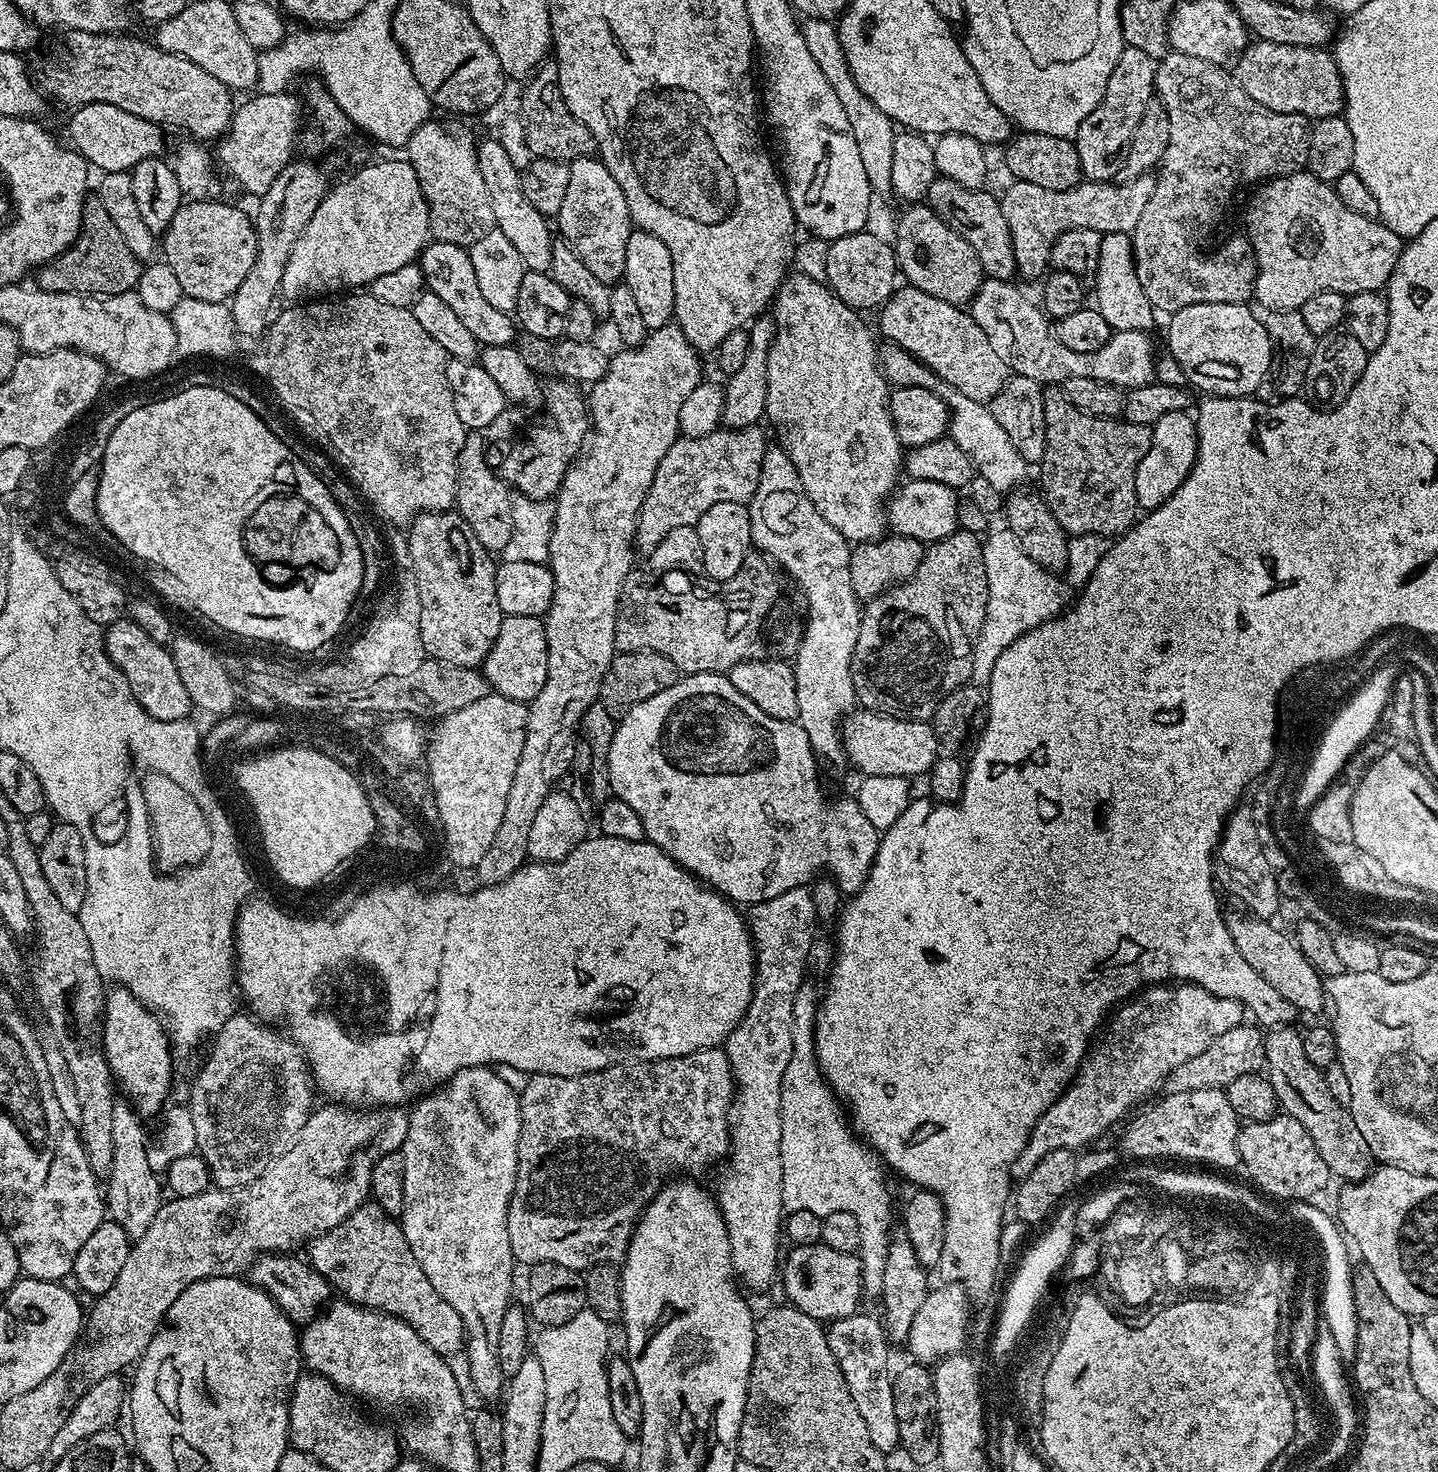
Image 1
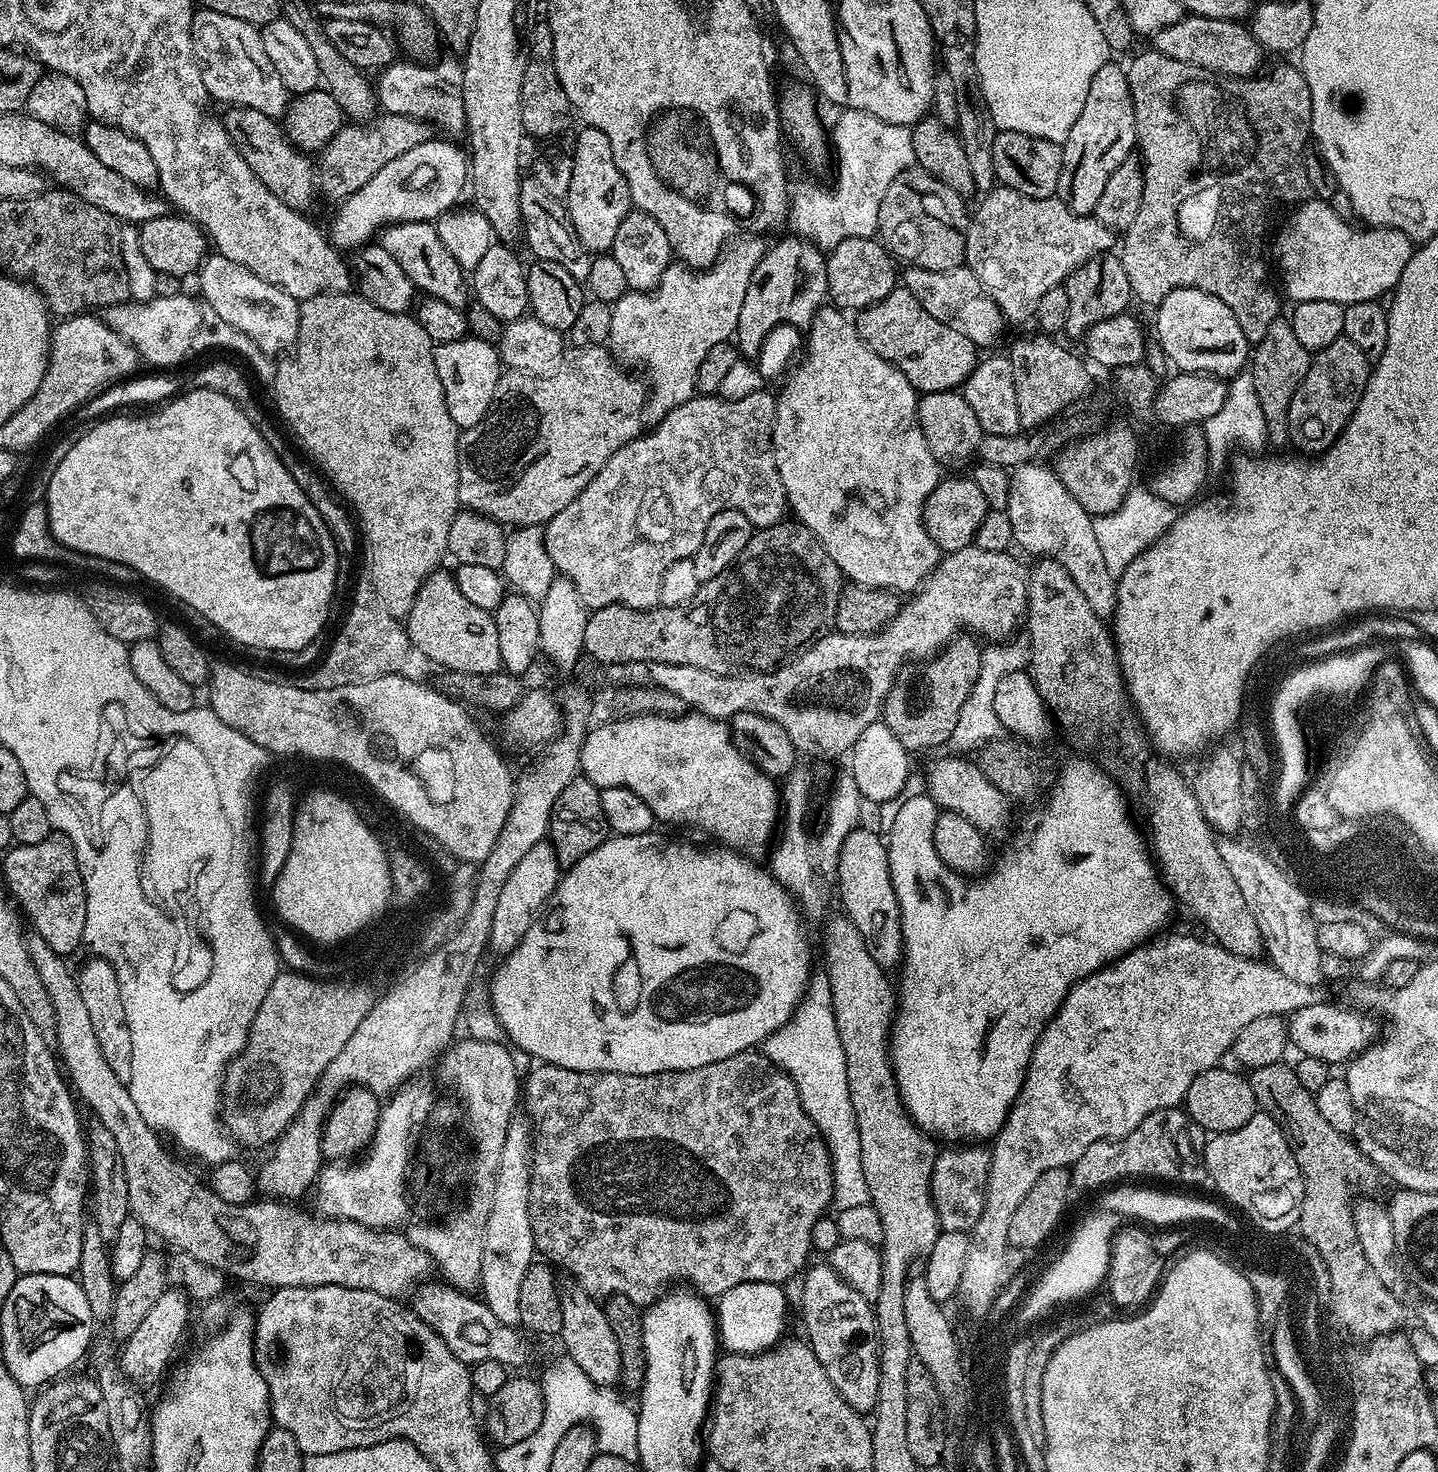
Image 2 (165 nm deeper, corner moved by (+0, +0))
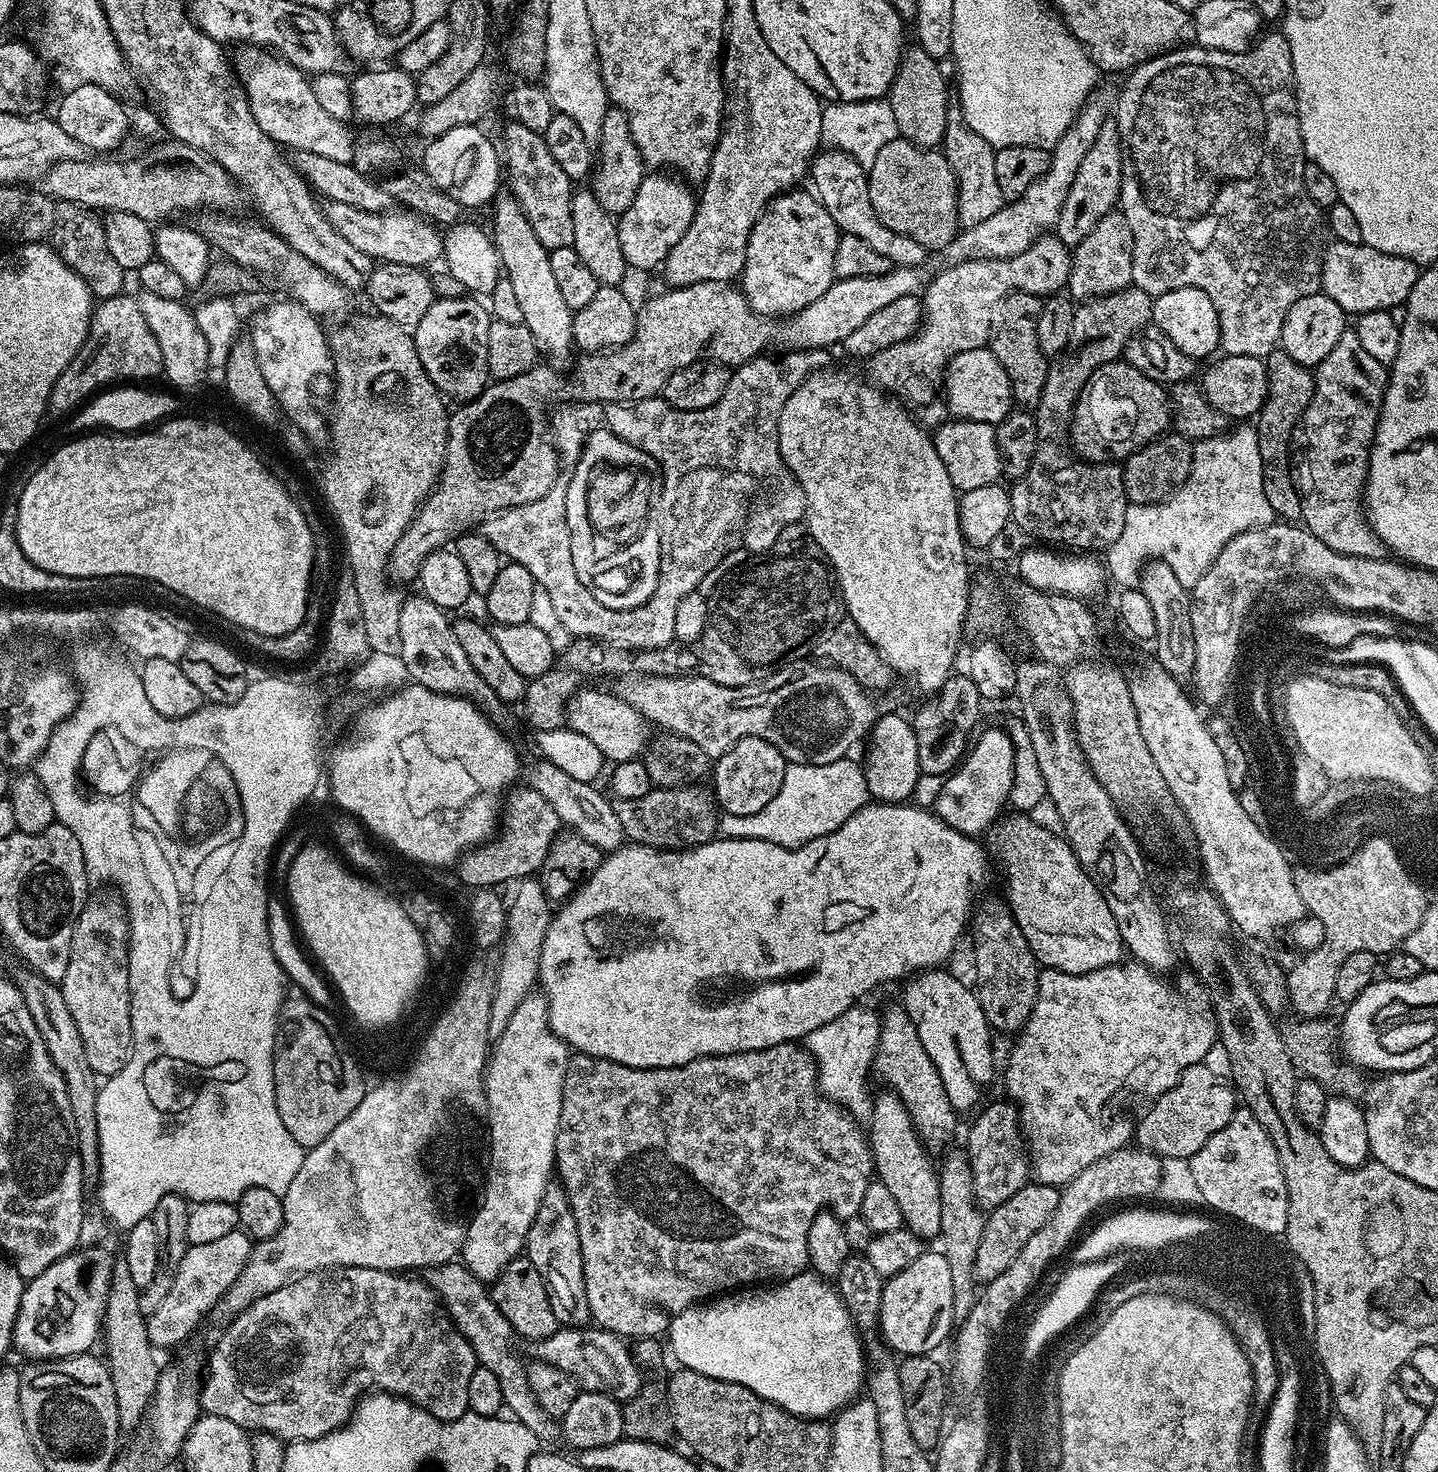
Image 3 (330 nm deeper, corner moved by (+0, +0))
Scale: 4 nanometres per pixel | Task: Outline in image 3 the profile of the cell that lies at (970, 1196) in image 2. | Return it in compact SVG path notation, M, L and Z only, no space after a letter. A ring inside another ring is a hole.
M1004 1098L988 1105L975 1118L968 1130L964 1149L971 1162L975 1198L983 1209L991 1210L998 1207L1029 1183L1029 1163L1021 1153L1019 1155L1014 1150L1014 1142L1018 1140L1018 1131L1019 1112L1013 1101Z

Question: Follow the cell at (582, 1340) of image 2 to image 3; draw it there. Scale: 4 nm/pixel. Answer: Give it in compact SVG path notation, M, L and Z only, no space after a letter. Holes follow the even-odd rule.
M549 1183L546 1194L538 1206L538 1214L534 1214L534 1222L530 1222L524 1252L534 1270L542 1274L542 1282L546 1282L550 1306L554 1310L557 1325L569 1328L587 1325L590 1313L586 1302L582 1250L578 1242L578 1222L574 1222L574 1212L570 1210L568 1195L559 1183Z

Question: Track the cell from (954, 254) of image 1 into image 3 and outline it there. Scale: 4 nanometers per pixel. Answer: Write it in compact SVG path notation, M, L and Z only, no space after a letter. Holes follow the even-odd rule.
M897 138L882 146L866 171L874 214L878 214L890 230L914 238L925 250L945 248L956 237L960 228L956 179L943 151L919 148L909 140Z

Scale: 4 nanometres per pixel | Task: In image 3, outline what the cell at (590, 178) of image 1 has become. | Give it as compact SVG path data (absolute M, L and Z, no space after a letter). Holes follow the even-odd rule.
M609 106L606 118L602 118L602 134L590 176L590 190L594 198L598 198L602 210L613 214L624 212L630 202L634 202L634 194L638 194L638 186L642 186L645 175L646 165L634 142L634 134L630 134L628 115L621 108Z

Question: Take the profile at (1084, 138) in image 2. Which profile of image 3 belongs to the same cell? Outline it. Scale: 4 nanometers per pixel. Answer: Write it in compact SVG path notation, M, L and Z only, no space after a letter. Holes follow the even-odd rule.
M1108 118L1098 130L1090 150L1086 150L1082 162L1078 162L1078 170L1074 174L1074 182L1070 182L1070 192L1066 194L1066 202L1062 202L1062 210L1054 225L1054 235L1069 246L1075 246L1102 222L1107 212L1117 207L1120 199L1120 183L1122 182L1122 154L1120 153L1120 135L1116 129L1115 119Z

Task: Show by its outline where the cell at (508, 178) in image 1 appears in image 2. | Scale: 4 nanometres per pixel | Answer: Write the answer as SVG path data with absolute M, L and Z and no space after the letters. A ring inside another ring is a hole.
M397 62L389 64L387 68L379 73L380 81L376 80L374 87L379 99L379 107L387 114L398 114L399 116L409 116L415 120L431 122L437 129L441 128L441 133L449 137L456 138L456 135L463 133L467 129L466 110L464 109L464 98L459 87L456 88L448 80L443 80L432 68L427 68L424 62L408 62L403 64Z

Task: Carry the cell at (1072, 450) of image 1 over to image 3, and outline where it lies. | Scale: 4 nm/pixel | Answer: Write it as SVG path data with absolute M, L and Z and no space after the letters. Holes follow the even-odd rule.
M1033 292L1010 293L999 306L998 323L990 341L994 358L1002 362L1002 370L1006 370L1006 378L1010 378L1012 399L1020 406L1035 406L1039 402L1048 373L1050 360L1042 354L1042 346L1038 346L1036 329L1041 303L1041 297L1035 296Z

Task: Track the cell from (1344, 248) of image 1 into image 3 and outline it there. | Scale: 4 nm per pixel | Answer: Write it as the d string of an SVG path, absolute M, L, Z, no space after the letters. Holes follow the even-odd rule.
M1336 240L1329 243L1320 261L1321 289L1342 306L1345 314L1399 309L1408 299L1410 290L1414 290L1414 282L1420 274L1421 269L1414 262L1394 254L1382 254L1382 250L1374 250L1362 242L1347 244Z

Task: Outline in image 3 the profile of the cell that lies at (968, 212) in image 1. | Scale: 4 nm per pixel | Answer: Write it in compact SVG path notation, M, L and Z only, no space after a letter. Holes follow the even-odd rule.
M918 46L905 47L894 82L888 89L886 99L890 109L894 110L894 119L897 122L899 135L912 144L918 145L919 148L936 148L944 143L944 131L948 125L948 106L950 103L948 88L950 92L950 84L949 81L948 84L944 81L944 72L940 67L942 67L941 61L930 58L930 54L926 54L926 50L922 50Z

